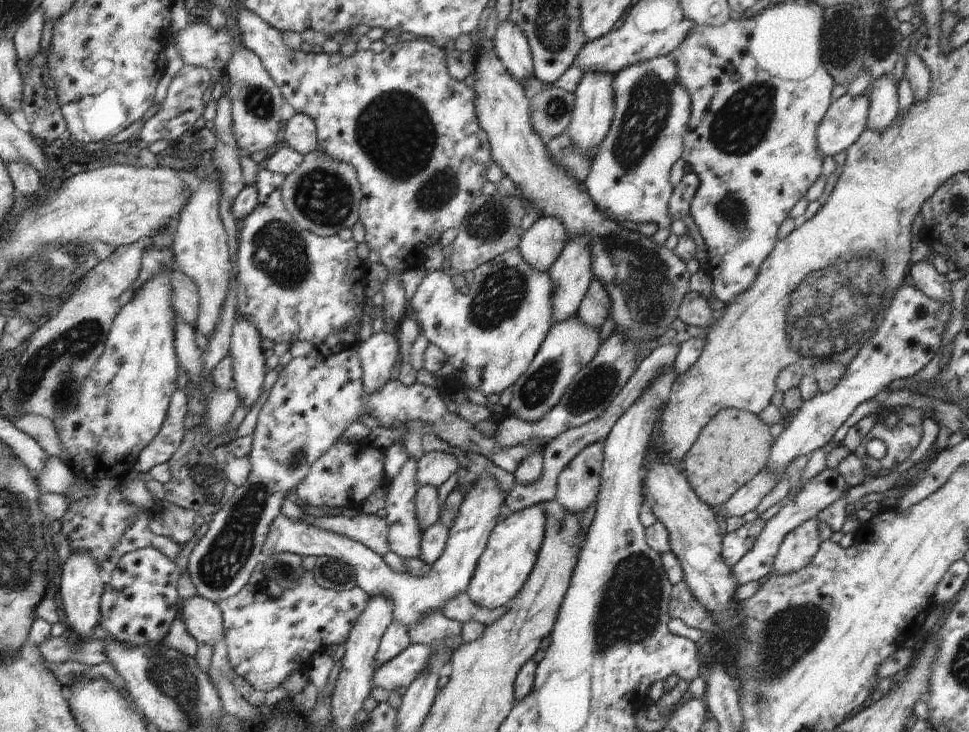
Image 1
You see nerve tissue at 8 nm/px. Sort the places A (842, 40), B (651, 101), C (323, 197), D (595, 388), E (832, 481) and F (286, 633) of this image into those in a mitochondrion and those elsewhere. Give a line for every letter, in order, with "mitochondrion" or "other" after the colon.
A: mitochondrion
B: mitochondrion
C: mitochondrion
D: mitochondrion
E: other
F: other

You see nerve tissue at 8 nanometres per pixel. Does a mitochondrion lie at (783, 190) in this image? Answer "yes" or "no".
no

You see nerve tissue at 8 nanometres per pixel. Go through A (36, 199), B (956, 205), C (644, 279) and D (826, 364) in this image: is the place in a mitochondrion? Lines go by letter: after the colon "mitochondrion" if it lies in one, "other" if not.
A: other
B: mitochondrion
C: mitochondrion
D: mitochondrion

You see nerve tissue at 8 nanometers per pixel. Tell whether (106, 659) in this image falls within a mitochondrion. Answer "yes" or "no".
no

